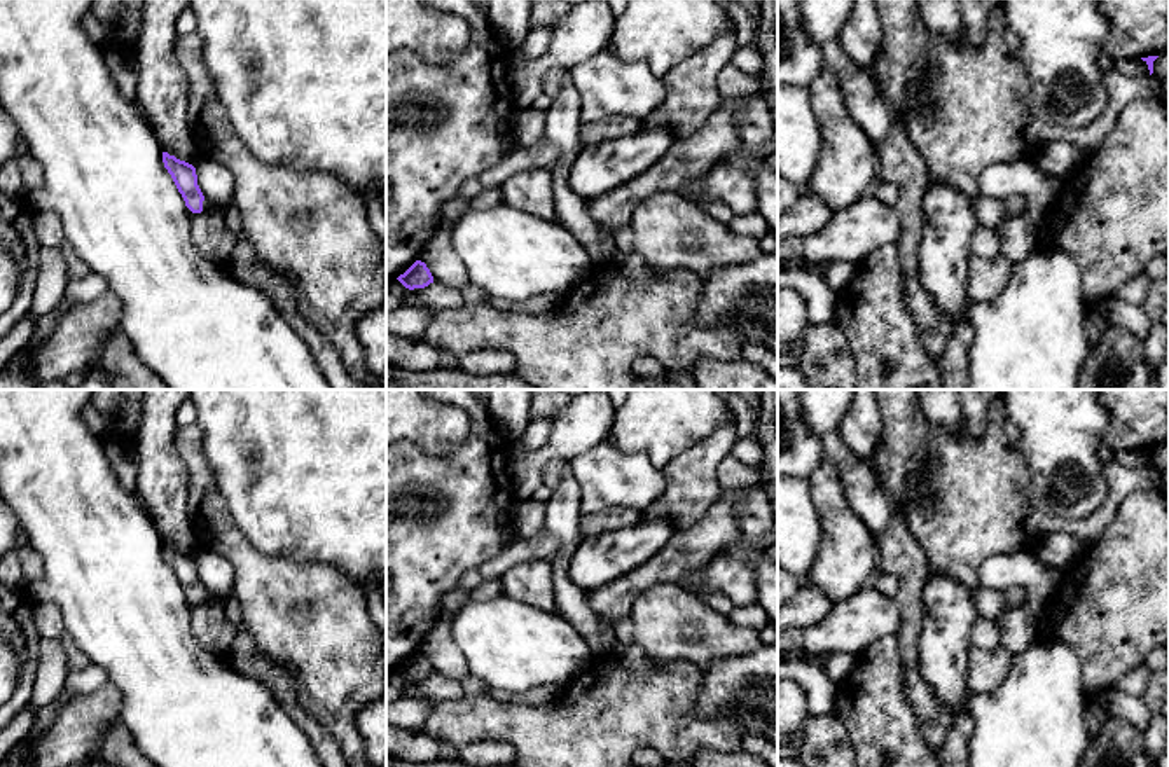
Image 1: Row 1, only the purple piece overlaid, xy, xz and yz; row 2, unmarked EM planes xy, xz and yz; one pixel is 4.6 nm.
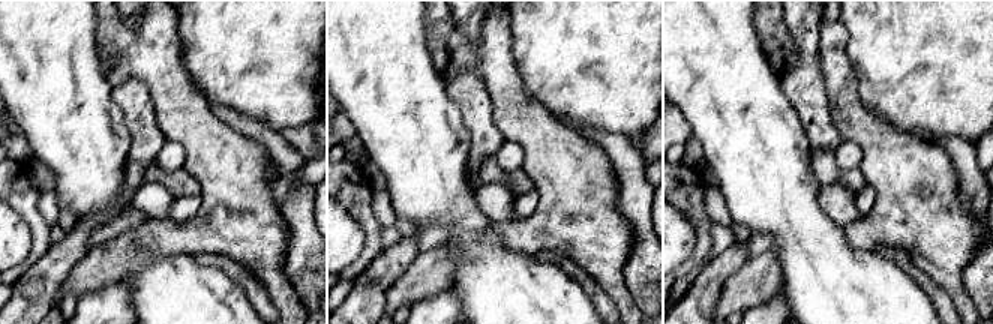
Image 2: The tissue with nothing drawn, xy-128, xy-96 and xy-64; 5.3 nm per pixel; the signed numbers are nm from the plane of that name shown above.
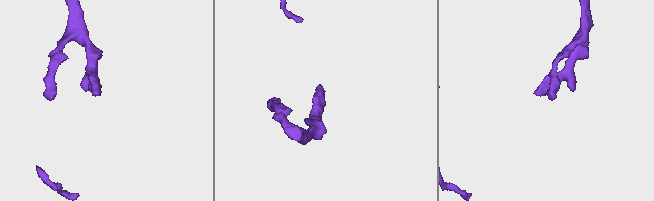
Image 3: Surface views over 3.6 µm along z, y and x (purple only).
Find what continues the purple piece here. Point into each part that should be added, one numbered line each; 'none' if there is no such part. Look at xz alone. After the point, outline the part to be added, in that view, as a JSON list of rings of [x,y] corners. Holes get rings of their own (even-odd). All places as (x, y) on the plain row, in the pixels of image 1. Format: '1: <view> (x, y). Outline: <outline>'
none

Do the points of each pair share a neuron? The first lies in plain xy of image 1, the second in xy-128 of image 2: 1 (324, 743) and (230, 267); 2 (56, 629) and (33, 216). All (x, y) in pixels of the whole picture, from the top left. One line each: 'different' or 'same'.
1: same
2: different

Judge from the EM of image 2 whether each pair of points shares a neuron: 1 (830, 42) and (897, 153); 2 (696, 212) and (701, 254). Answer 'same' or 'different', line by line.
1: same
2: same

